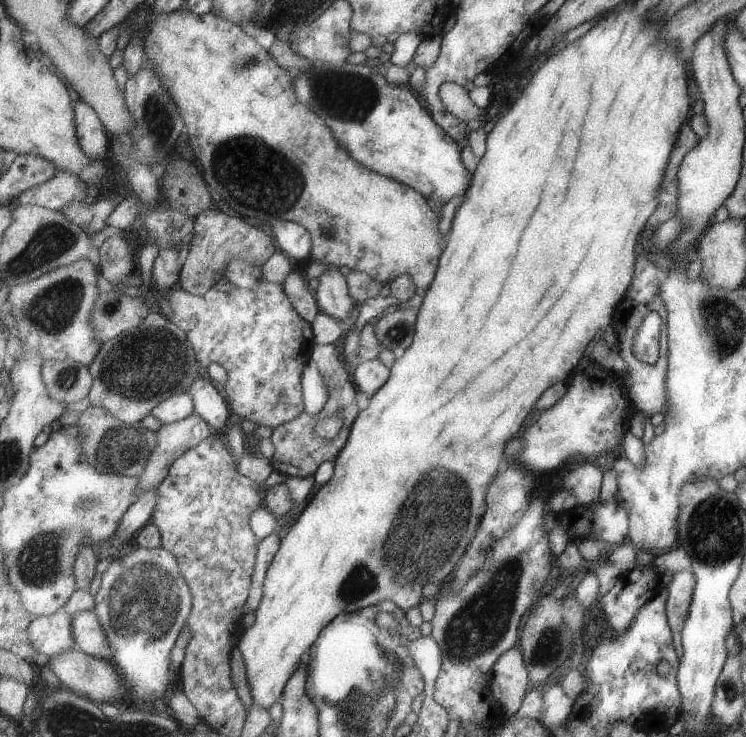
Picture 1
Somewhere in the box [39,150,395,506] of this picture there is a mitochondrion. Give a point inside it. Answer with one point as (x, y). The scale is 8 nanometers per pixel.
(136, 368)

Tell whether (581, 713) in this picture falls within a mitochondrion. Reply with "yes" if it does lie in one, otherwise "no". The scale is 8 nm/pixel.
no

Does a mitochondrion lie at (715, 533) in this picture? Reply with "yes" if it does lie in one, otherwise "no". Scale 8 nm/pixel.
yes

